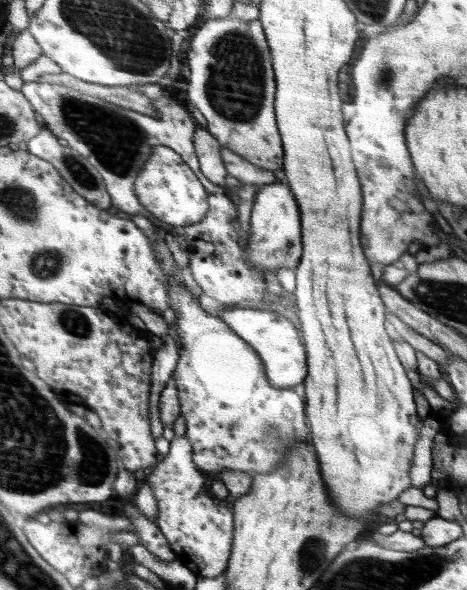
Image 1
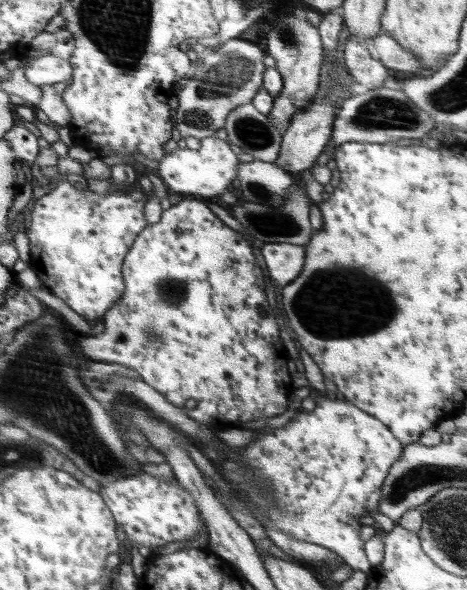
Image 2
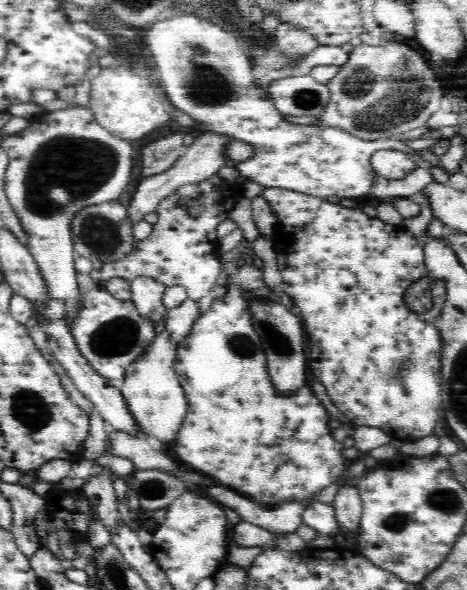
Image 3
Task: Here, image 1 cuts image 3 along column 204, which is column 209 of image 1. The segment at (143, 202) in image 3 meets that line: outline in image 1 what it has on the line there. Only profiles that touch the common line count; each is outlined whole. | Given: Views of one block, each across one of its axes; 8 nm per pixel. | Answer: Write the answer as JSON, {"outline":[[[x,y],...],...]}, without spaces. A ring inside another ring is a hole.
{"outline":[[[207,129],[196,130],[194,143],[200,159],[203,175],[221,188],[226,186],[227,170],[221,159],[221,144]]]}

